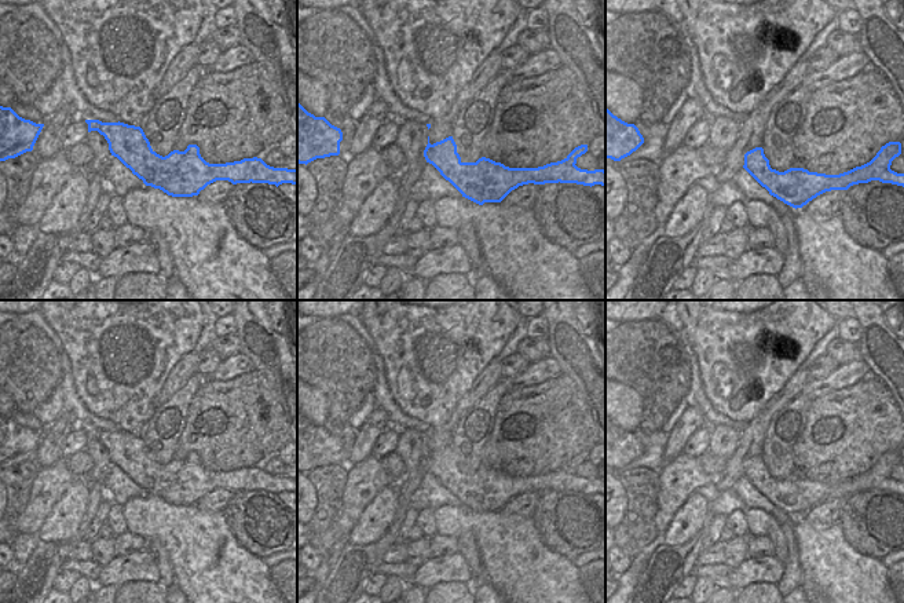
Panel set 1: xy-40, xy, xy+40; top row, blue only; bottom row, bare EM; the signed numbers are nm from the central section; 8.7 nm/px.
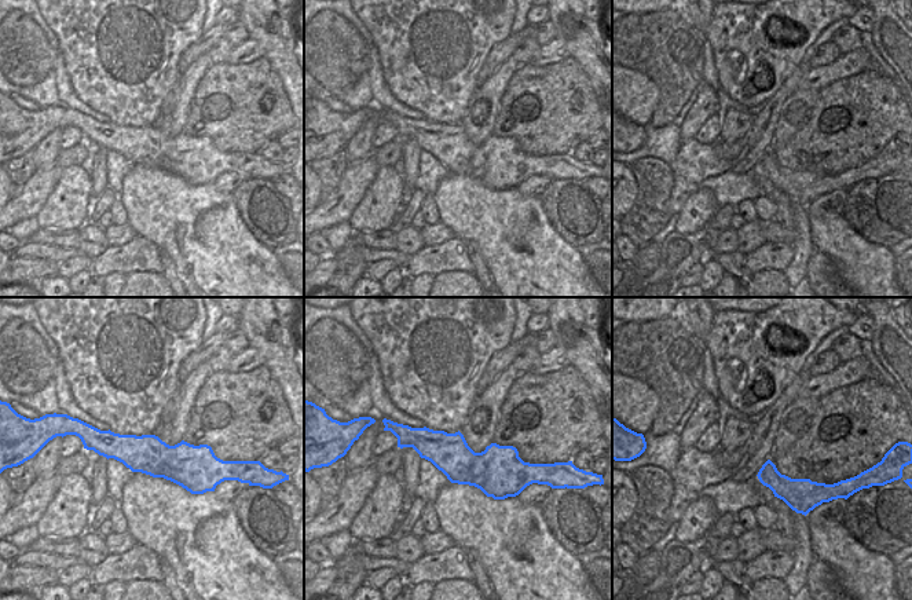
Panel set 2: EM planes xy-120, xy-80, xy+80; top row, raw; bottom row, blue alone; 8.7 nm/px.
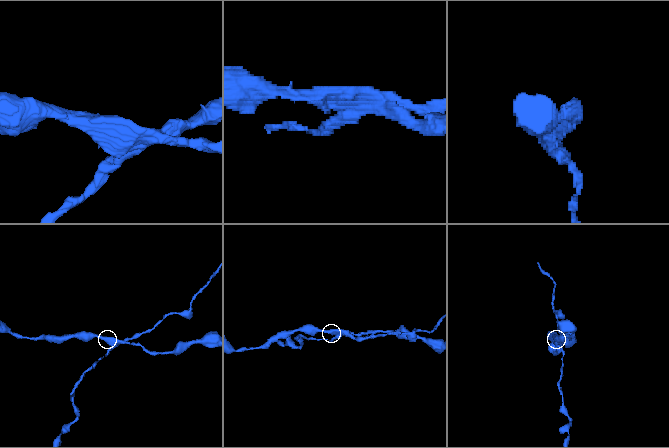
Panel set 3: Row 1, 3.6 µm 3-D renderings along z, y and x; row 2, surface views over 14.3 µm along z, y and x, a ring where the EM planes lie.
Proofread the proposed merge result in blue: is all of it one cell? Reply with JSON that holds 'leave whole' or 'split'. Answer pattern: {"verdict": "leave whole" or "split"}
{"verdict": "split"}

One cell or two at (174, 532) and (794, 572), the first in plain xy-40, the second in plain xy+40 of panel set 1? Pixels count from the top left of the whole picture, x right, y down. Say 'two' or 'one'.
two

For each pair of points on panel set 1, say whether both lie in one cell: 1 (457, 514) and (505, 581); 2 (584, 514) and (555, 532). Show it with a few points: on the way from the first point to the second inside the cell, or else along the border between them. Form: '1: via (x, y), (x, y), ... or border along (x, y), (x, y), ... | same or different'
1: via (475, 525), (505, 555), (505, 563) | same
2: via (577, 521), (560, 525) | same

